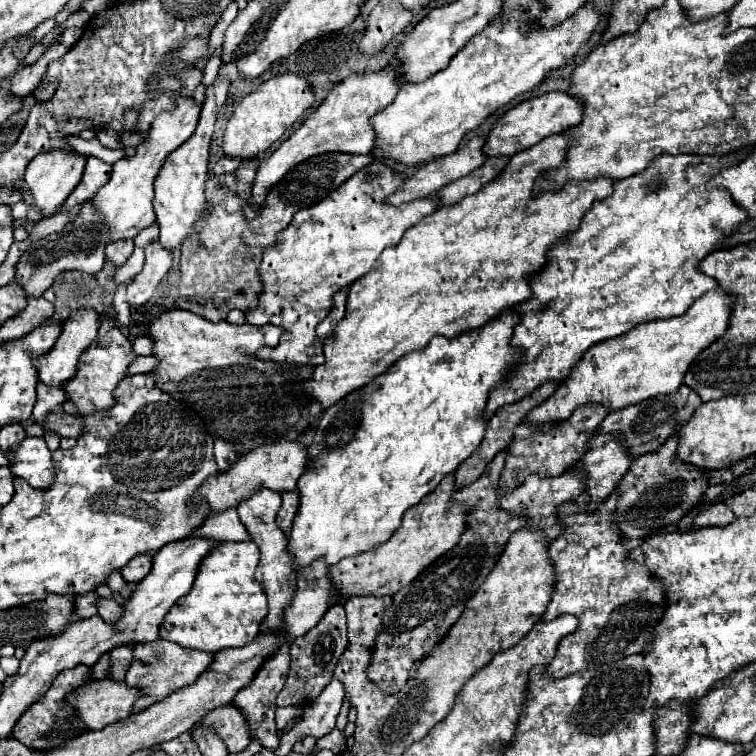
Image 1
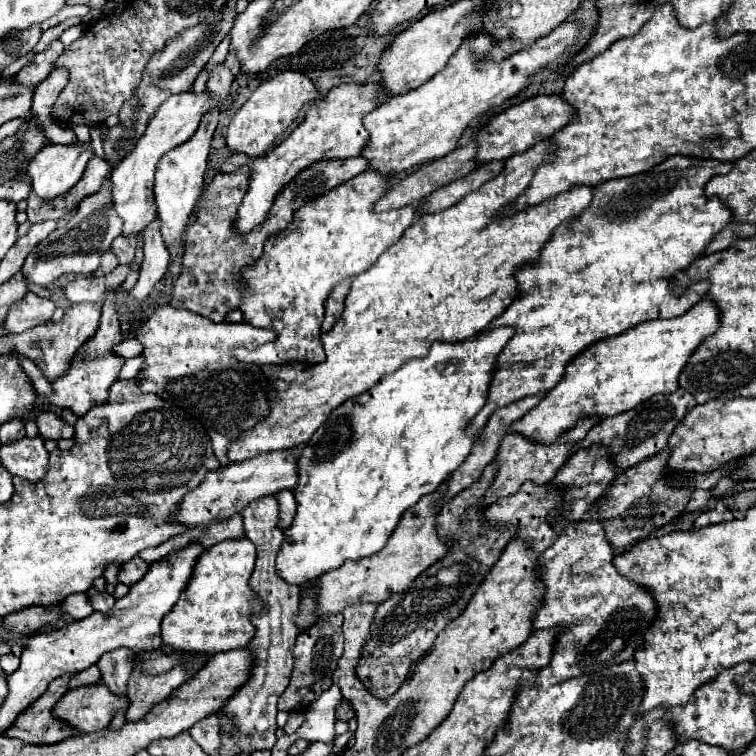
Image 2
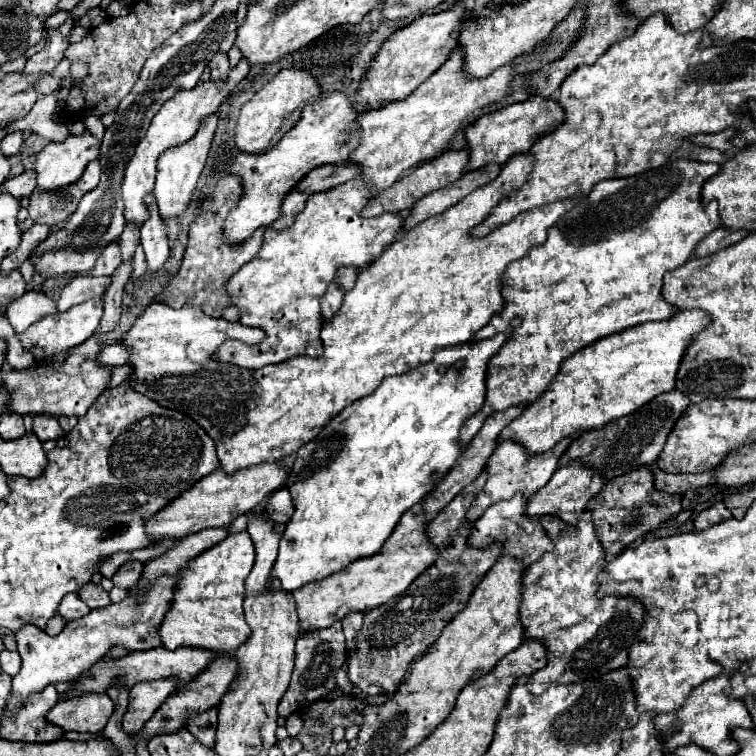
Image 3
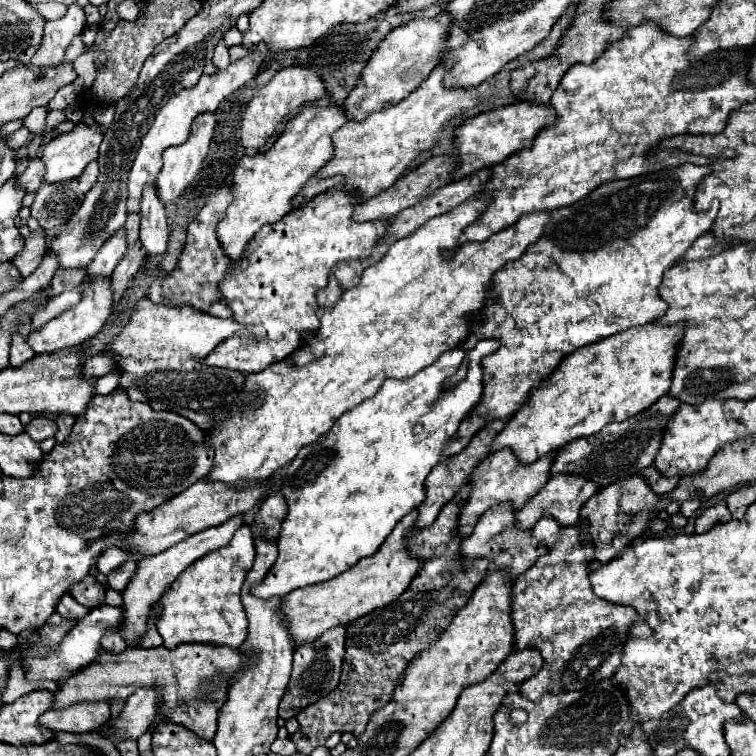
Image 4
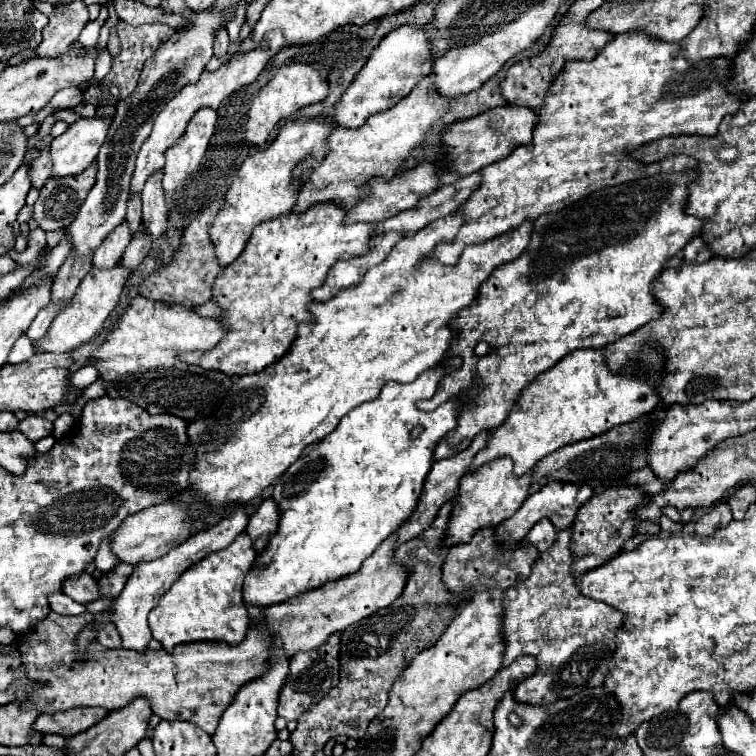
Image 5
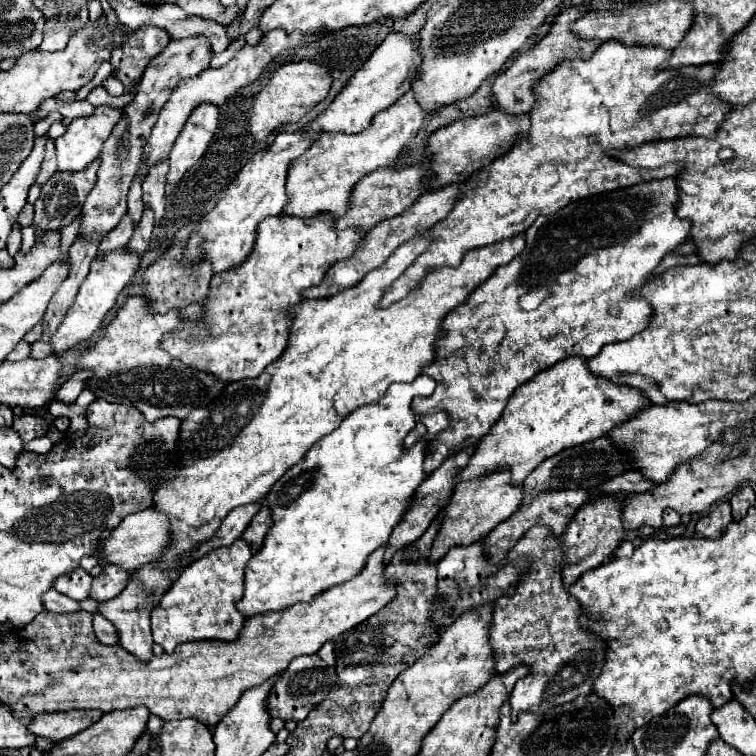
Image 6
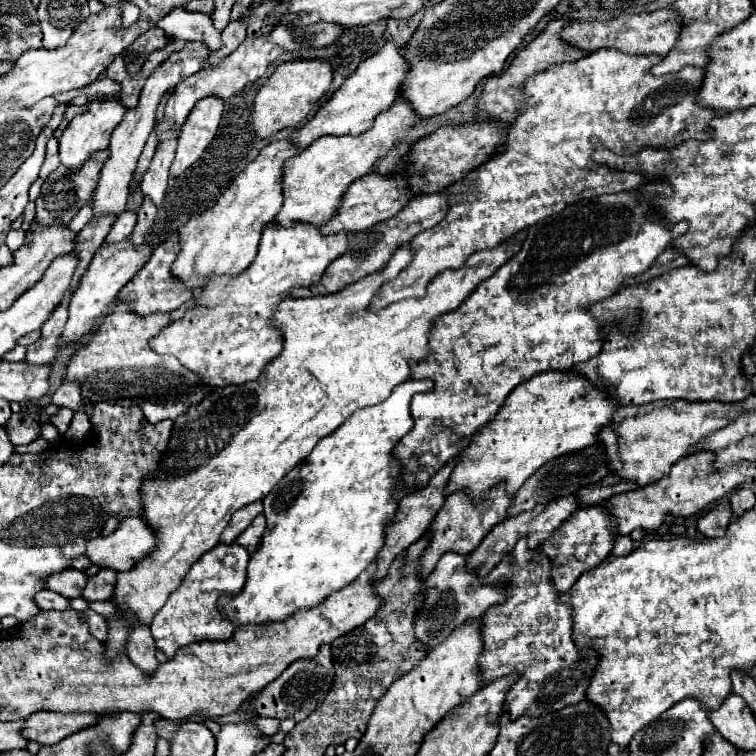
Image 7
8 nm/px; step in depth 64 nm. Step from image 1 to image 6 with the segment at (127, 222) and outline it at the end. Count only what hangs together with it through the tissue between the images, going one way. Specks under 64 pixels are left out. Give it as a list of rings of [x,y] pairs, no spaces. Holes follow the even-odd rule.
[[[264,34],[262,40],[260,40],[256,46],[248,46],[248,44],[246,44],[240,52],[236,52],[236,56],[234,56],[226,66],[216,68],[216,70],[214,70],[214,68],[208,68],[208,70],[200,72],[194,80],[184,80],[182,84],[178,84],[178,88],[176,88],[176,90],[172,92],[172,96],[170,96],[170,102],[164,104],[164,108],[162,108],[162,112],[160,112],[160,116],[158,116],[158,122],[156,122],[156,126],[152,128],[152,136],[150,136],[150,140],[148,140],[146,148],[144,148],[144,158],[146,158],[146,160],[140,164],[140,168],[142,168],[142,178],[146,178],[148,172],[150,172],[150,168],[154,168],[158,162],[162,162],[162,160],[168,156],[168,152],[170,152],[176,136],[182,132],[188,116],[190,116],[200,104],[206,102],[206,104],[220,106],[228,96],[232,96],[232,92],[236,92],[236,90],[242,88],[242,86],[252,84],[252,82],[264,72],[264,68],[268,66],[270,58],[274,58],[274,50],[266,50],[266,34]]]

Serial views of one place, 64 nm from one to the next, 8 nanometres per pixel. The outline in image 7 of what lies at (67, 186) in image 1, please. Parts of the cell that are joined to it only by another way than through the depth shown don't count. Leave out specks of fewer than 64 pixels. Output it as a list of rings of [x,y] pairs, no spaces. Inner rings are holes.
[[[104,96],[102,102],[98,100],[88,102],[88,112],[82,116],[76,116],[58,138],[60,164],[66,168],[80,168],[86,160],[90,160],[92,154],[96,154],[98,150],[106,150],[106,144],[110,142],[110,132],[118,126],[124,112],[126,108],[118,102],[118,96]]]

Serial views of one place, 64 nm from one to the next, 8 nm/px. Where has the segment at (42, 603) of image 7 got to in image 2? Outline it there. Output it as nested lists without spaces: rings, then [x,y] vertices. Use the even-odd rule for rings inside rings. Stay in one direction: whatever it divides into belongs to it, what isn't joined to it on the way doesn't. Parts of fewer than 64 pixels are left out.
[[[82,594],[82,596],[66,596],[64,604],[66,604],[66,614],[70,614],[76,620],[82,620],[82,618],[86,618],[86,616],[90,616],[94,612],[88,594]]]

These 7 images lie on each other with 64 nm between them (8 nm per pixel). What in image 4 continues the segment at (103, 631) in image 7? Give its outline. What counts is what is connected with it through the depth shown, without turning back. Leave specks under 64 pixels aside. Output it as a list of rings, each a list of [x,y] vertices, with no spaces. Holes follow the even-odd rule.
[[[106,636],[106,640],[102,640],[102,646],[108,648],[108,652],[124,652],[126,650],[126,642],[120,636]]]

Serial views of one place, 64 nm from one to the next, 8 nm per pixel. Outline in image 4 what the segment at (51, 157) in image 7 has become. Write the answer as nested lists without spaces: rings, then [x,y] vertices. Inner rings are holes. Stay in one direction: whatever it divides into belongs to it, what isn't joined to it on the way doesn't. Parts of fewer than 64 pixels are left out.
[[[32,158],[28,168],[16,178],[16,188],[32,194],[32,192],[38,190],[40,182],[42,182],[42,160],[40,158]]]

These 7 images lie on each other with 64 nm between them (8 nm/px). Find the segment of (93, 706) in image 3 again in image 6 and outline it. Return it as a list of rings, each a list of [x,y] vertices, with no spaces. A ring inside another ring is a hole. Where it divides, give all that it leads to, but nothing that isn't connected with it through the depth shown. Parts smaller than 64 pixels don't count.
[[[68,710],[68,712],[36,714],[34,720],[30,722],[30,732],[60,742],[86,730],[100,718],[102,718],[100,710]]]

